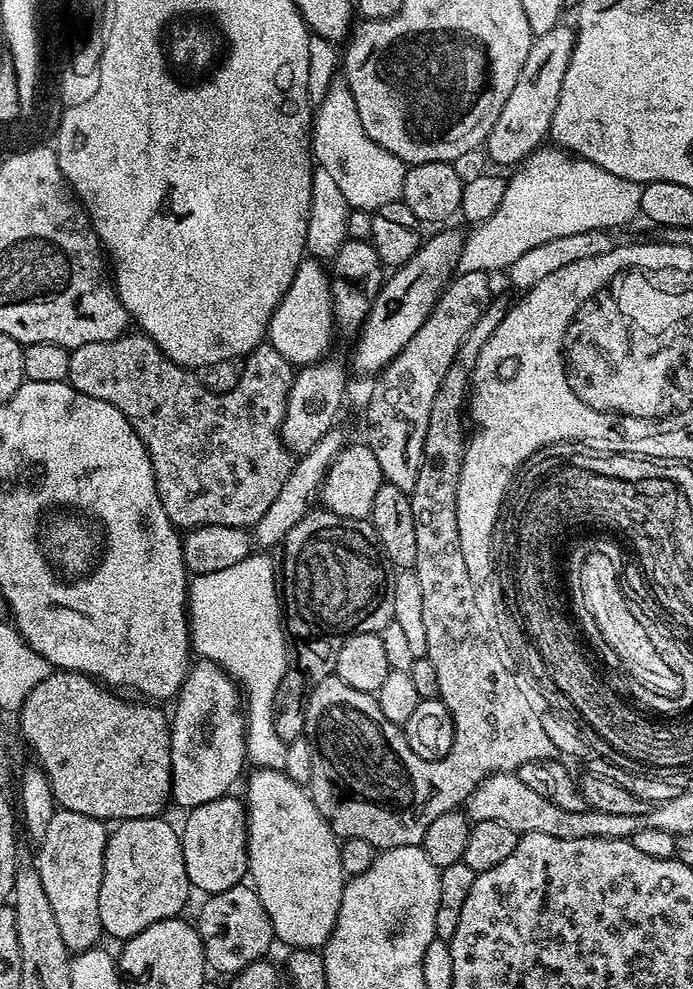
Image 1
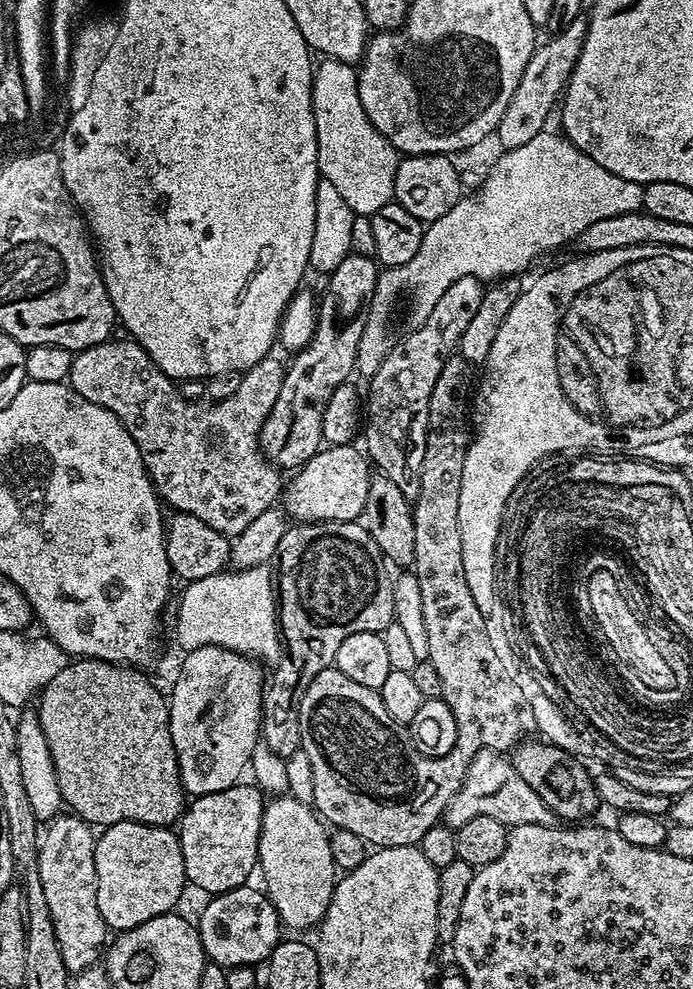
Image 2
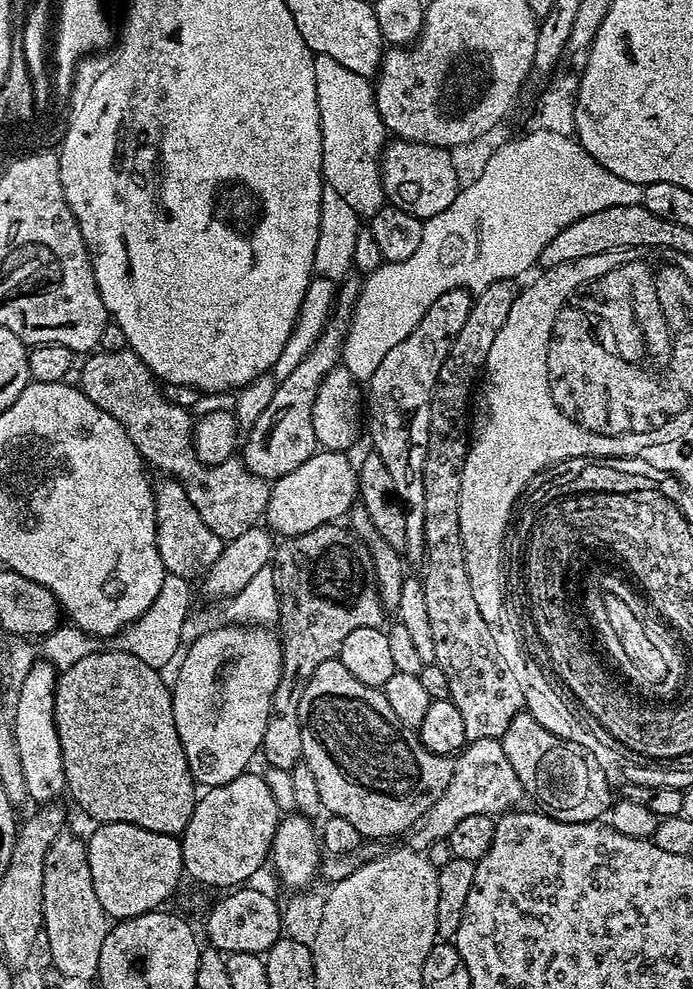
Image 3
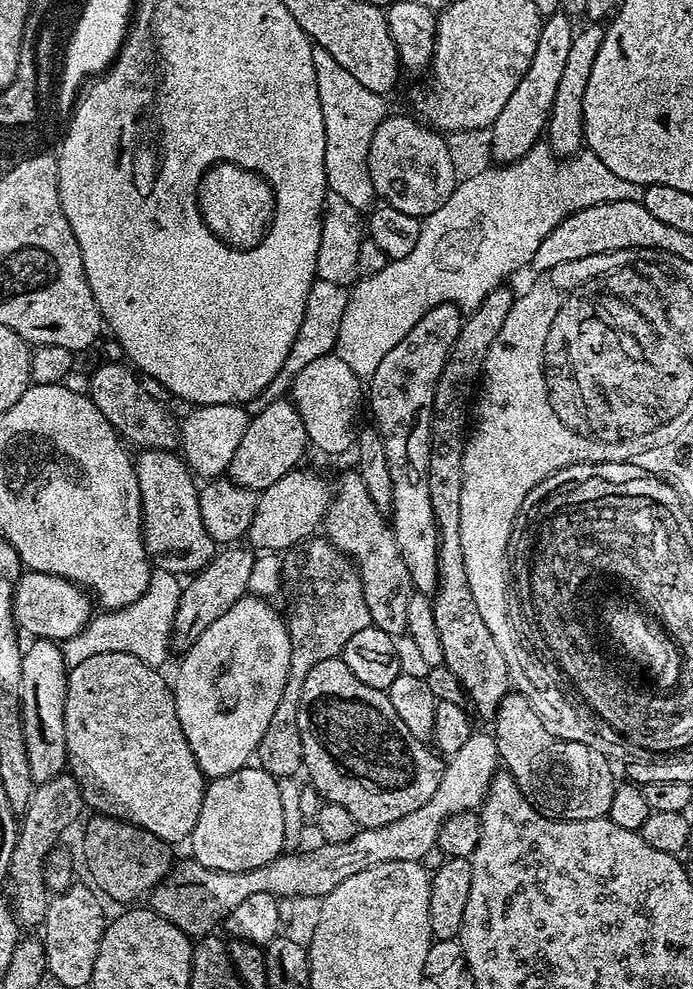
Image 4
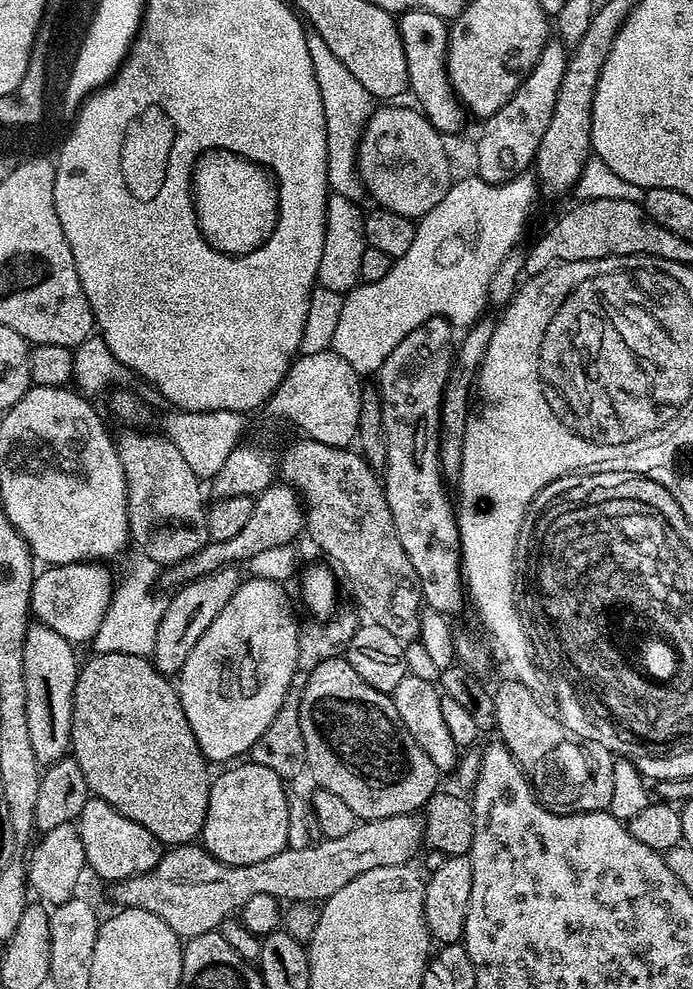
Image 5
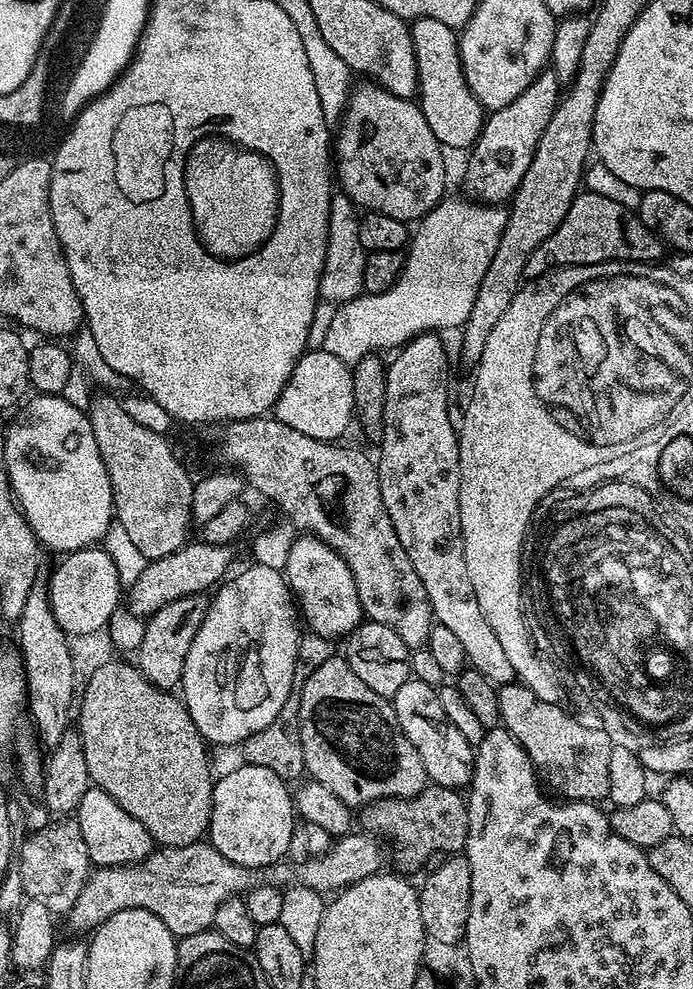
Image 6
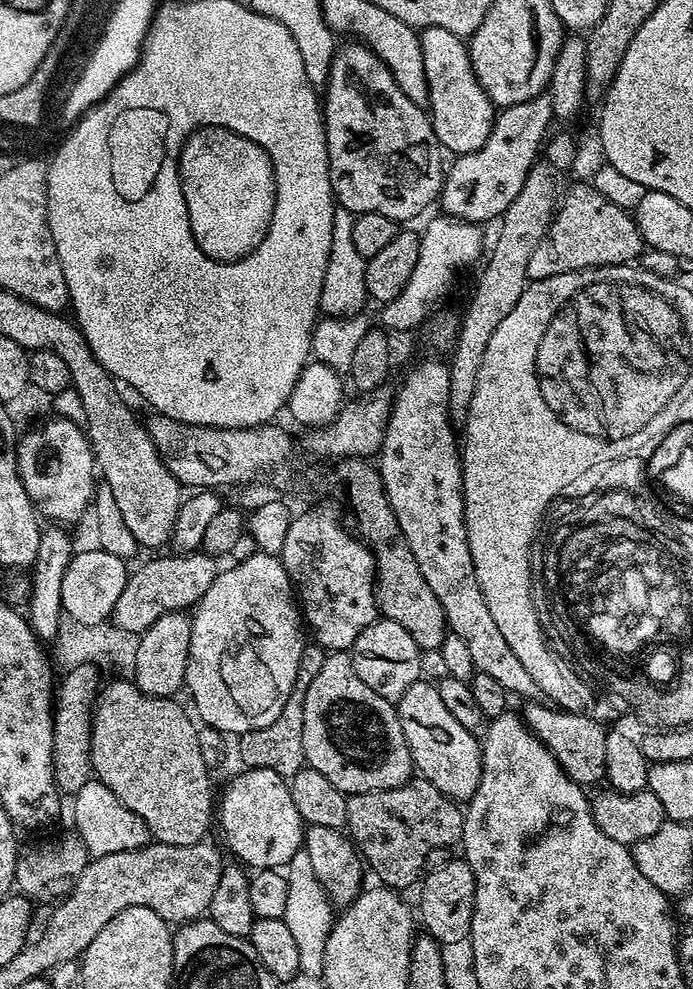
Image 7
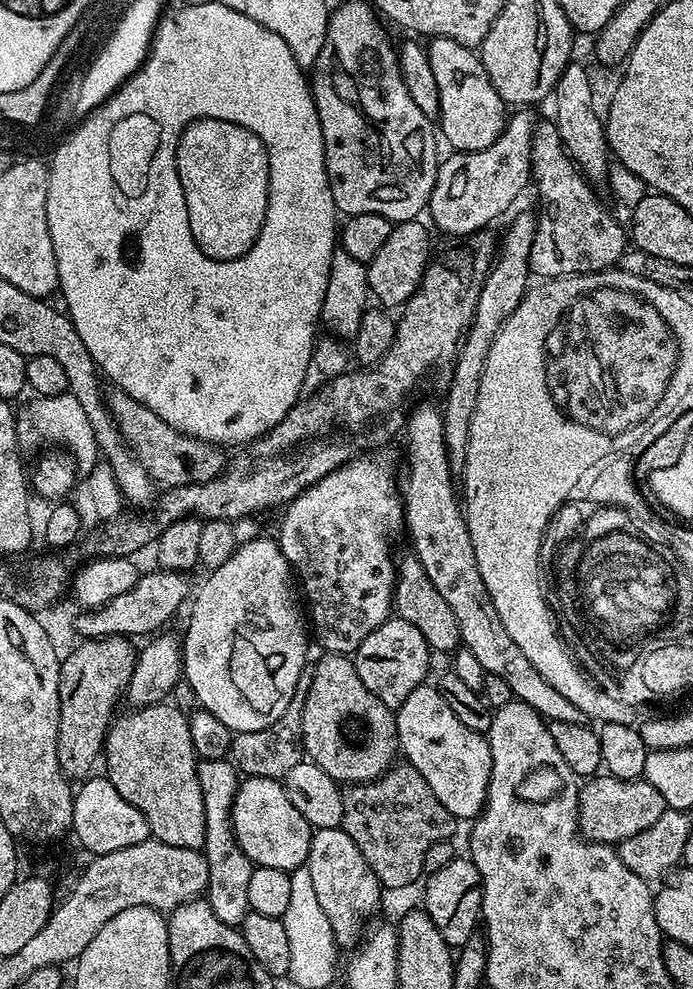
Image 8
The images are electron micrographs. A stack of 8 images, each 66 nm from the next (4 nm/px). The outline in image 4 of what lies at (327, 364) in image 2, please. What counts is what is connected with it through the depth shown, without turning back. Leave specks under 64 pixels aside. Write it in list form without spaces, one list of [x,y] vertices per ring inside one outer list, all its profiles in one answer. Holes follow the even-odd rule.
[[[288,398],[276,400],[251,417],[249,425],[246,426],[246,434],[243,435],[234,458],[230,460],[226,471],[227,479],[259,494],[265,488],[274,486],[278,478],[293,471],[299,465],[296,463],[303,458],[304,451],[309,448],[306,427],[292,400]]]

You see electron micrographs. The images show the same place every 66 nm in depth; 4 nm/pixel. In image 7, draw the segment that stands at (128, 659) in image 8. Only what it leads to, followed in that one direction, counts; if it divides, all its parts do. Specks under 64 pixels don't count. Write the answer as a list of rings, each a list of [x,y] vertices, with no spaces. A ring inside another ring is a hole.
[[[86,664],[74,666],[63,673],[64,681],[59,681],[58,695],[54,700],[54,750],[52,751],[52,769],[54,770],[54,782],[61,793],[74,794],[86,786],[88,780],[93,779],[92,770],[92,709],[96,706],[96,698],[102,687],[102,679],[98,673],[97,665]]]

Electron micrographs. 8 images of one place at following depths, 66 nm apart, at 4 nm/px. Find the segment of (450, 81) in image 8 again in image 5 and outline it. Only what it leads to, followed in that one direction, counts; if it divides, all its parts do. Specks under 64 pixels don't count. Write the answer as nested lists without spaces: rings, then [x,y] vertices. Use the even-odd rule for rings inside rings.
[[[410,10],[399,13],[398,23],[402,34],[402,50],[406,50],[406,70],[408,71],[408,86],[411,95],[416,95],[415,103],[424,117],[432,123],[441,134],[456,132],[464,124],[466,109],[456,96],[448,77],[448,29],[449,21],[438,18],[438,14],[430,14],[426,10]]]

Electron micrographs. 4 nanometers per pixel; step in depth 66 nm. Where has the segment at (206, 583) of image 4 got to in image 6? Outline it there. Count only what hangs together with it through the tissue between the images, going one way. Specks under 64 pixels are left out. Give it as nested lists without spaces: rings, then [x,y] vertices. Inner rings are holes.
[[[204,594],[178,598],[178,602],[170,602],[170,606],[162,606],[162,610],[147,617],[134,660],[151,684],[169,690],[179,685],[186,666],[186,654],[190,654],[190,642],[194,642],[194,634],[198,634],[198,626],[202,626],[209,603],[209,597]]]

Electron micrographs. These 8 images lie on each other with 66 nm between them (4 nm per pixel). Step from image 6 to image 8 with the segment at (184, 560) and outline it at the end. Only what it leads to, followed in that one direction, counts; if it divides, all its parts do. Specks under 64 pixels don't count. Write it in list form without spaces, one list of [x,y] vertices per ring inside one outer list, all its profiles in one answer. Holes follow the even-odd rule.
[[[163,570],[155,571],[156,572],[145,571],[138,578],[138,582],[134,582],[134,586],[130,586],[130,590],[126,590],[126,594],[118,594],[118,598],[110,598],[110,602],[106,602],[101,608],[80,610],[77,614],[79,633],[84,638],[99,638],[102,636],[126,636],[129,638],[144,636],[143,638],[148,638],[153,634],[159,633],[161,629],[167,625],[164,623],[166,623],[184,603],[184,607],[189,603],[190,592],[188,596],[189,577],[185,575],[185,573],[165,572]]]

